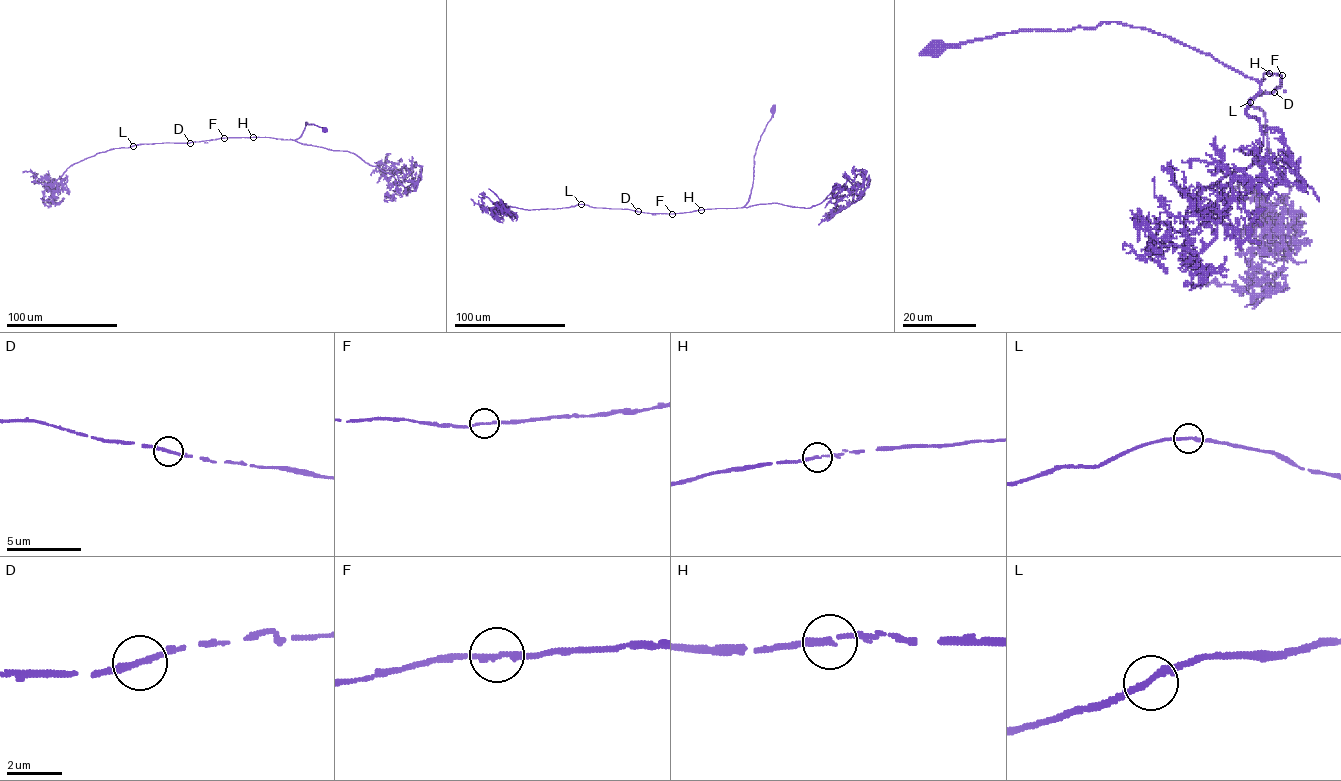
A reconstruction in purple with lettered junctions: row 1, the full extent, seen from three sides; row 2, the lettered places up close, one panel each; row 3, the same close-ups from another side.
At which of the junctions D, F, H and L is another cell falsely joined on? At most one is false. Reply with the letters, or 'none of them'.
none of them

